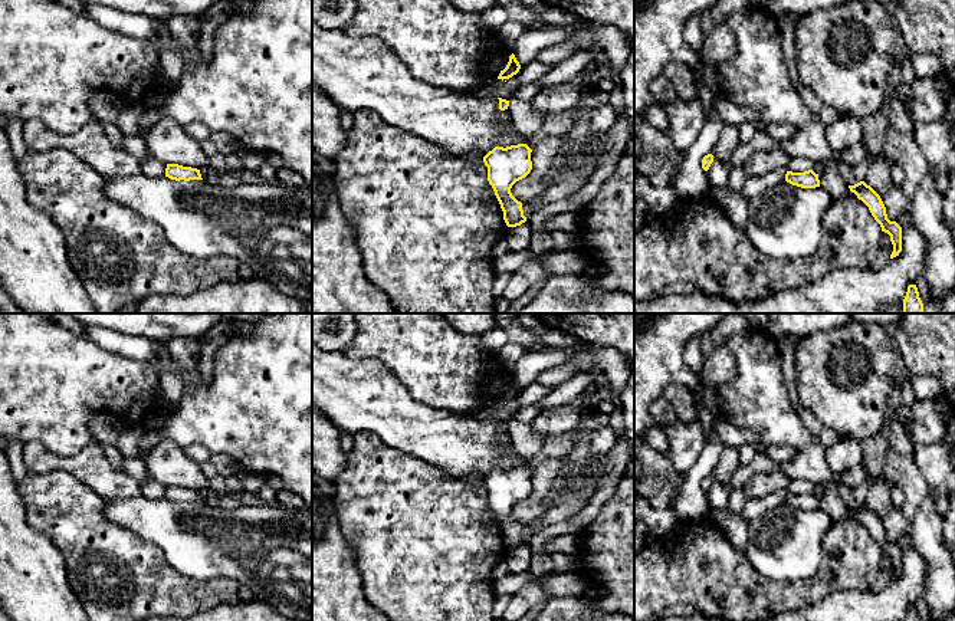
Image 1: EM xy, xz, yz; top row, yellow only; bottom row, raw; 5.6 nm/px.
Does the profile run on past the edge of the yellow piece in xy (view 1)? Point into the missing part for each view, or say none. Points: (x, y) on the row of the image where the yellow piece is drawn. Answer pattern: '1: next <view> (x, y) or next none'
1: next none

